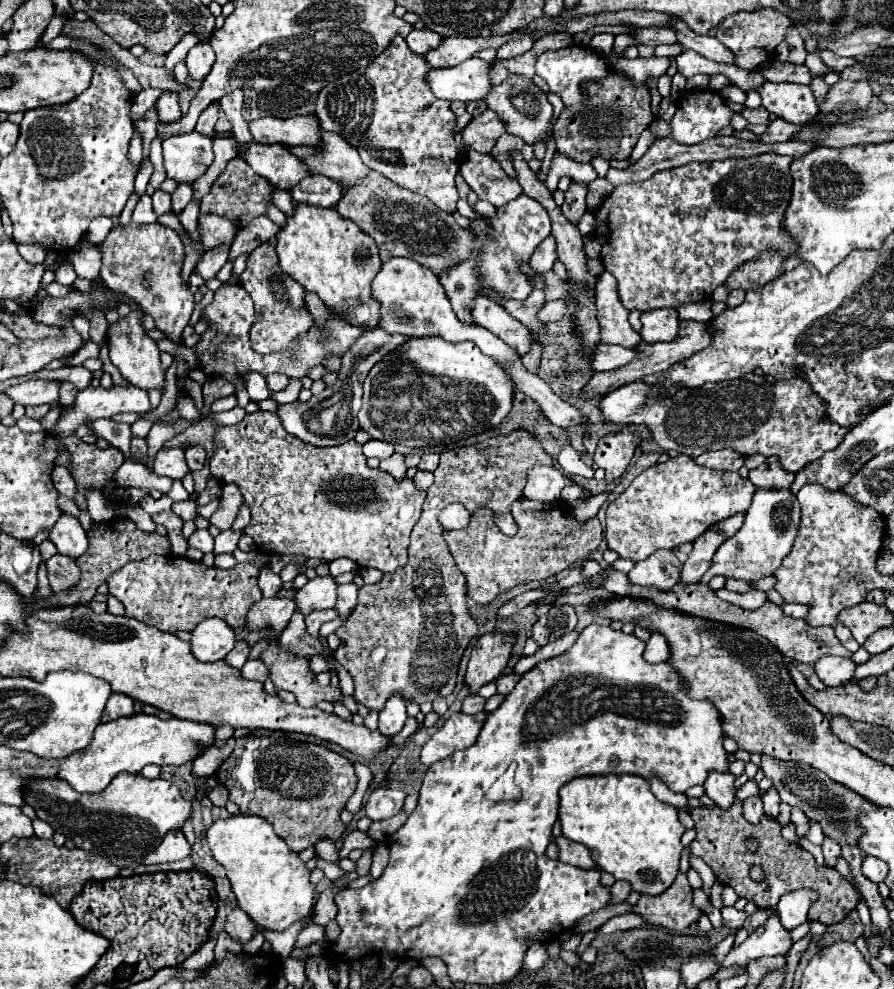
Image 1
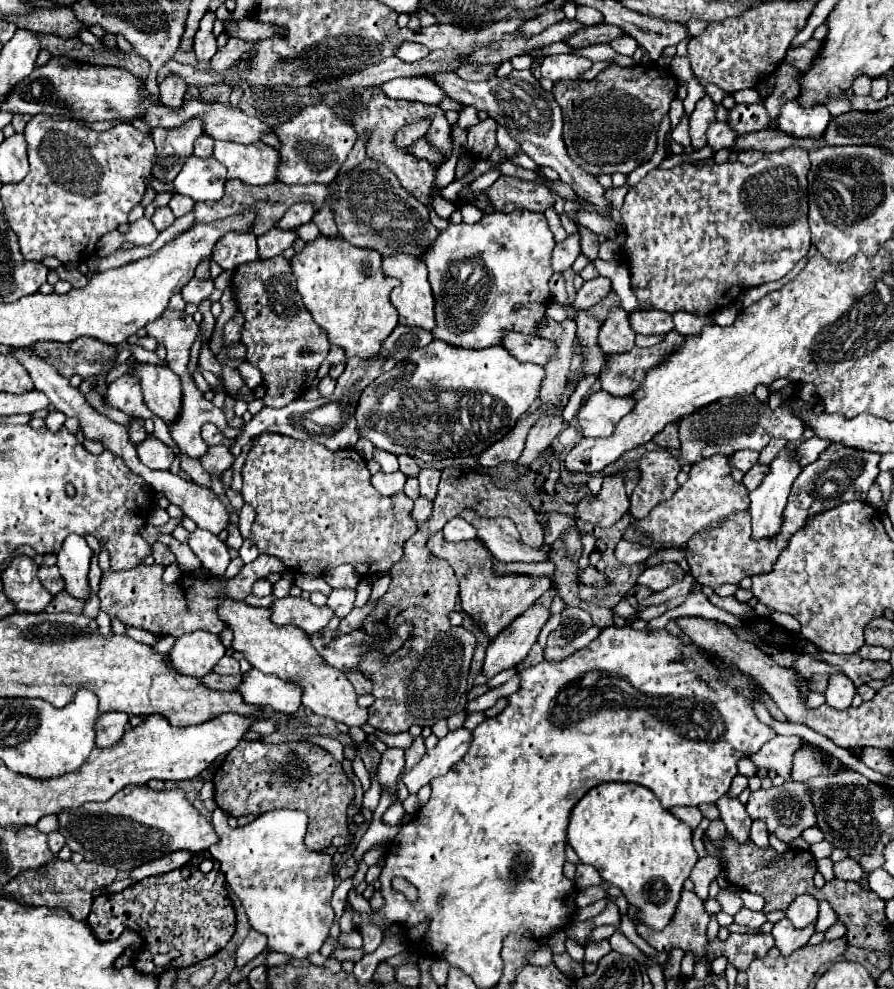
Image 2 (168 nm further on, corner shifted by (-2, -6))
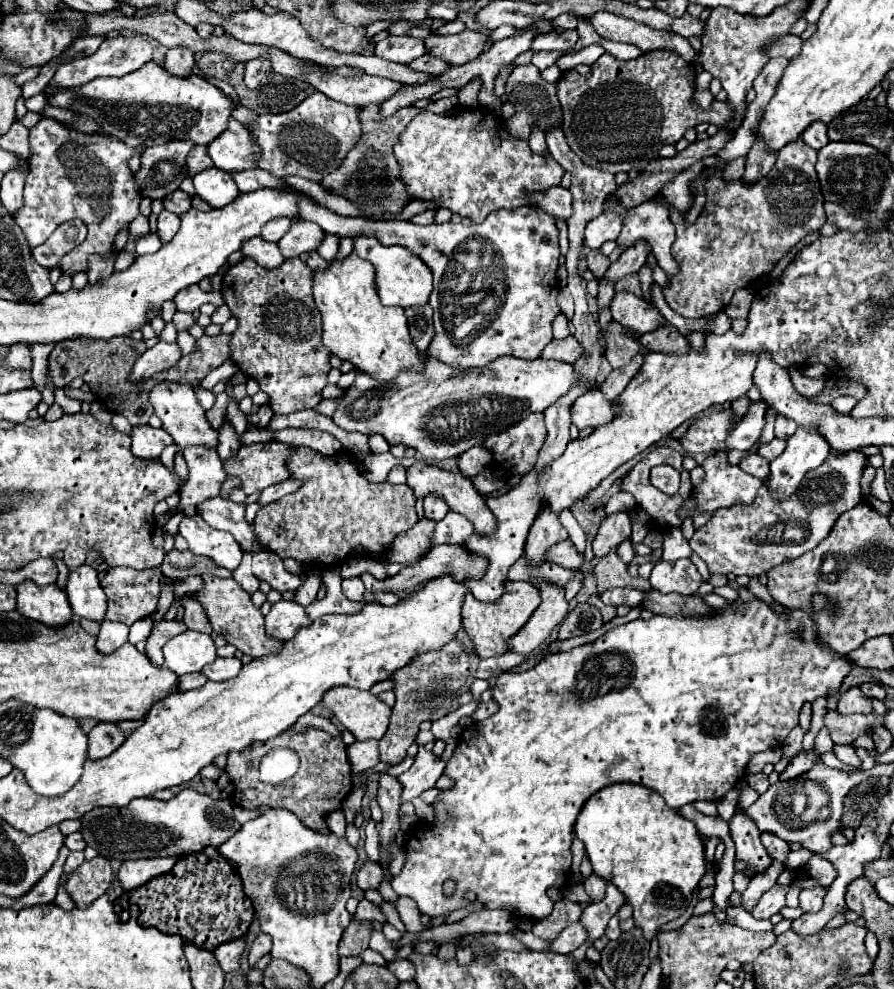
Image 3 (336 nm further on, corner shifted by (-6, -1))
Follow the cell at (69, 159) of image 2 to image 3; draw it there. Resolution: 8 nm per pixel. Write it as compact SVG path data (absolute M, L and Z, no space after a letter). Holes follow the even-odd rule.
M41 117L41 121L29 131L29 147L31 147L31 157L29 157L29 177L25 181L25 193L23 193L23 207L17 211L15 221L23 229L27 243L31 249L37 245L45 243L49 235L65 221L71 219L81 219L89 233L87 239L71 249L59 263L61 271L67 275L73 275L77 271L87 271L87 257L91 253L99 253L107 257L113 253L113 239L119 229L127 227L137 215L139 215L139 201L141 201L141 189L137 189L137 181L133 179L133 173L127 165L127 161L133 155L143 155L147 149L145 145L141 147L129 147L127 143L119 141L113 135L81 135L81 131L69 131L63 123L51 119L51 117Z

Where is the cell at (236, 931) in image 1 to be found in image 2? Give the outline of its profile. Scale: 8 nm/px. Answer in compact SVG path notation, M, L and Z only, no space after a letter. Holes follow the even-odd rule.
M251 930L249 936L243 940L243 944L237 950L237 966L245 966L247 962L251 962L255 956L259 956L263 950L267 948L267 940L263 934L259 934L257 930Z

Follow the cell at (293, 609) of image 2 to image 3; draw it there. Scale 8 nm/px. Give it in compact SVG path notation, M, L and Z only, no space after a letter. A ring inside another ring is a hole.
M277 601L265 615L265 629L275 639L293 639L293 635L311 623L303 605L295 601Z

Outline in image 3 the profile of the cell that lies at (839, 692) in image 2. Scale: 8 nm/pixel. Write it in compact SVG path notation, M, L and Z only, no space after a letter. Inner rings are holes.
M849 687L839 703L837 703L837 711L843 713L843 715L849 715L849 713L869 713L871 711L871 701L865 699L865 695L861 693L859 687Z

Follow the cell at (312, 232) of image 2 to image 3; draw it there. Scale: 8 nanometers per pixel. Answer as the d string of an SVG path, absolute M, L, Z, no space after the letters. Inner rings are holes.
M325 233L325 239L321 241L321 247L317 249L317 253L323 257L323 259L333 259L337 255L337 249L339 249L339 237L335 235L329 235Z

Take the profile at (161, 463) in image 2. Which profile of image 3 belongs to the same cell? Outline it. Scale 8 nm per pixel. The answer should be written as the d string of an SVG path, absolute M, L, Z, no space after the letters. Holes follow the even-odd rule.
M151 425L133 427L131 433L131 451L139 459L159 459L165 447L173 445L173 437L163 429L155 429Z

